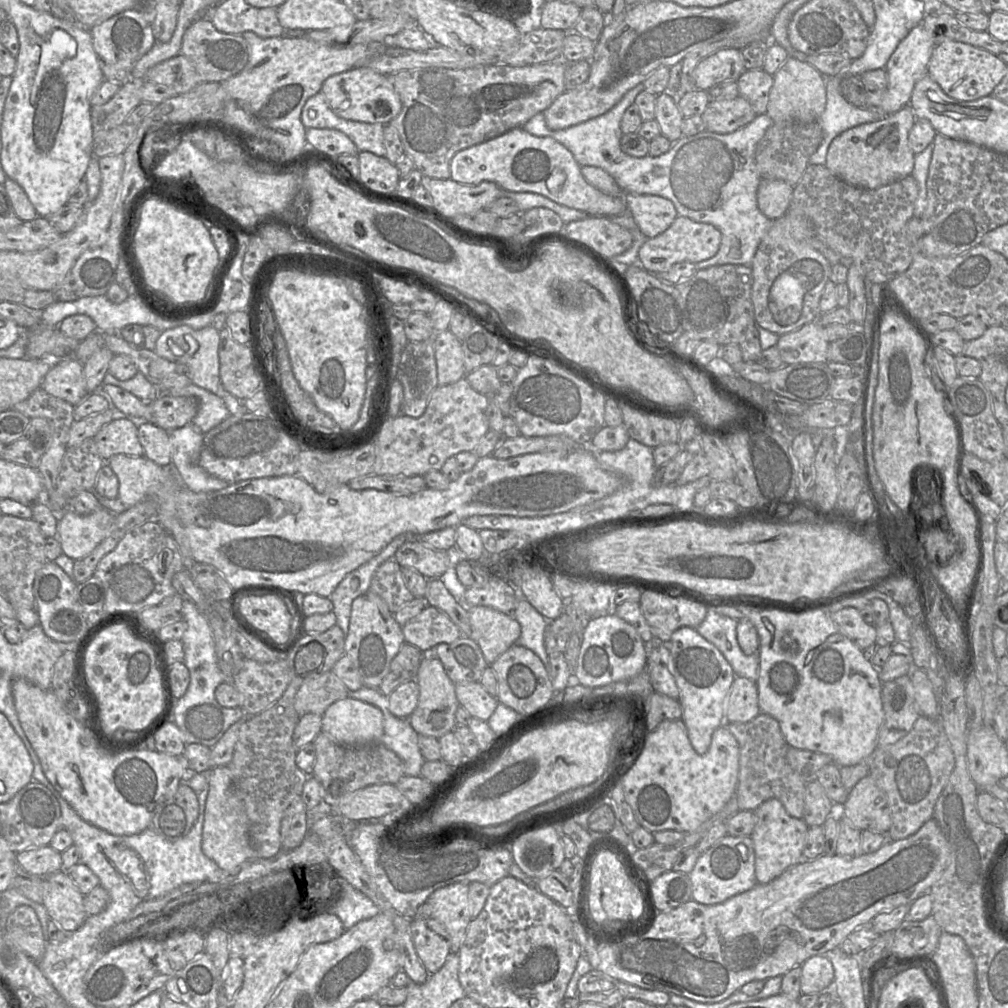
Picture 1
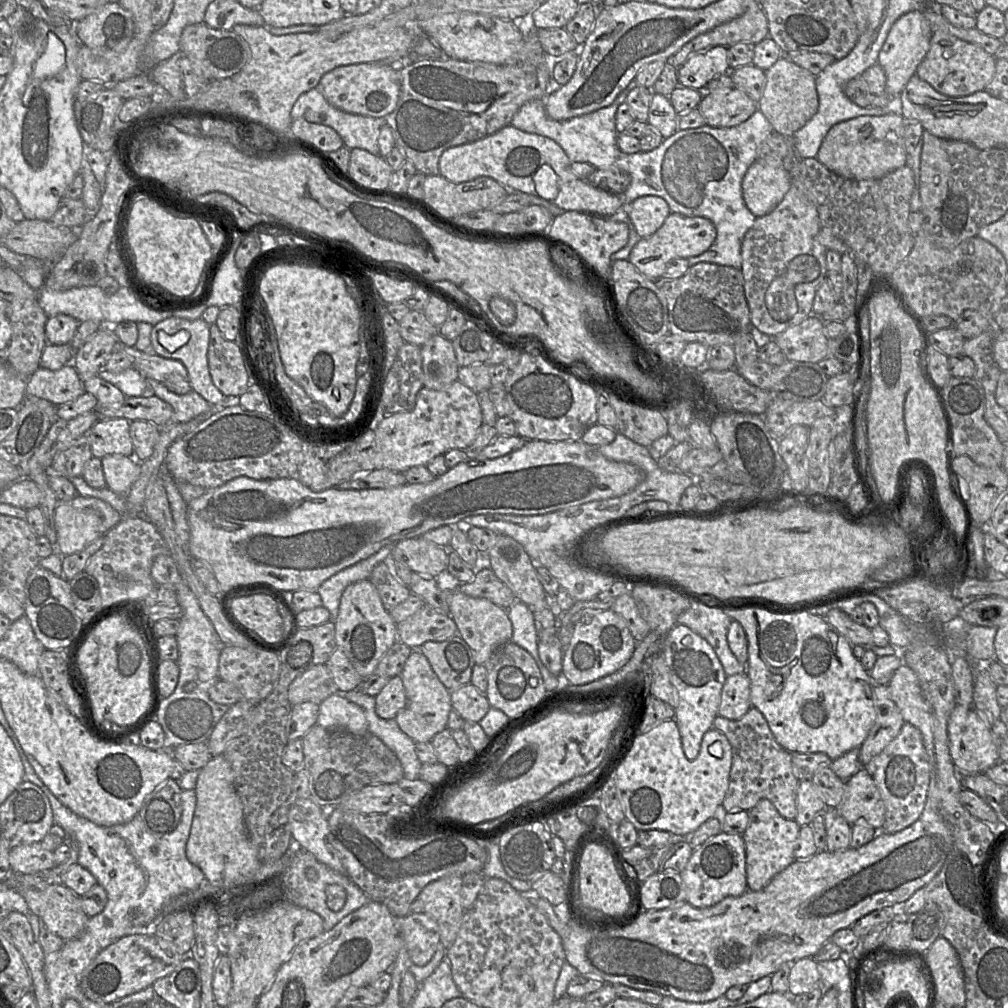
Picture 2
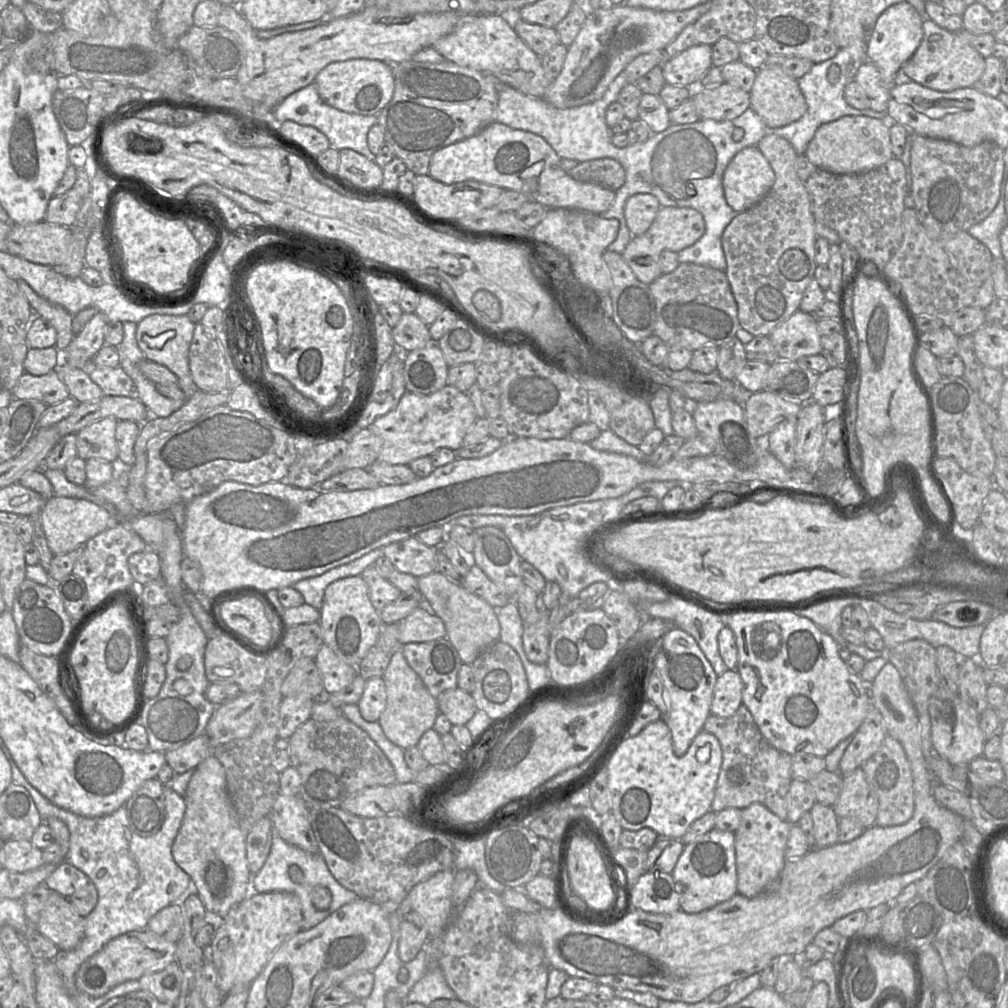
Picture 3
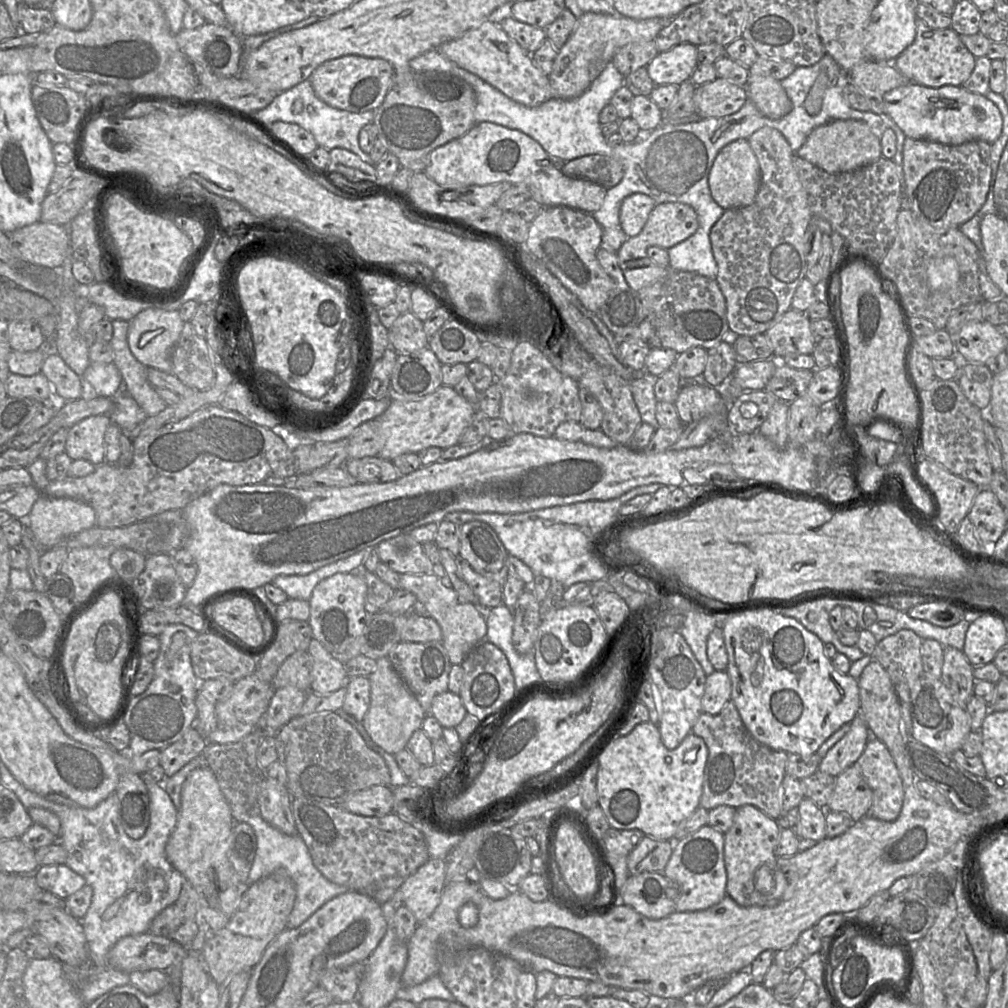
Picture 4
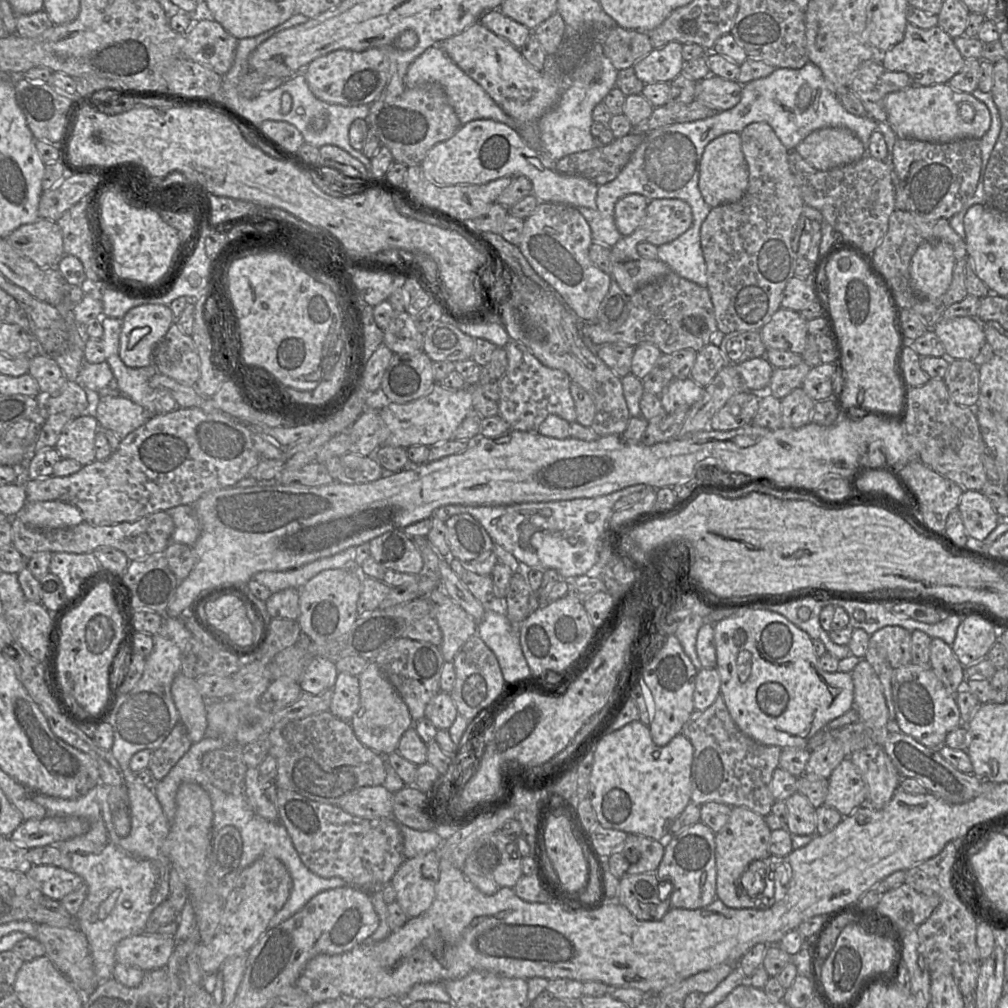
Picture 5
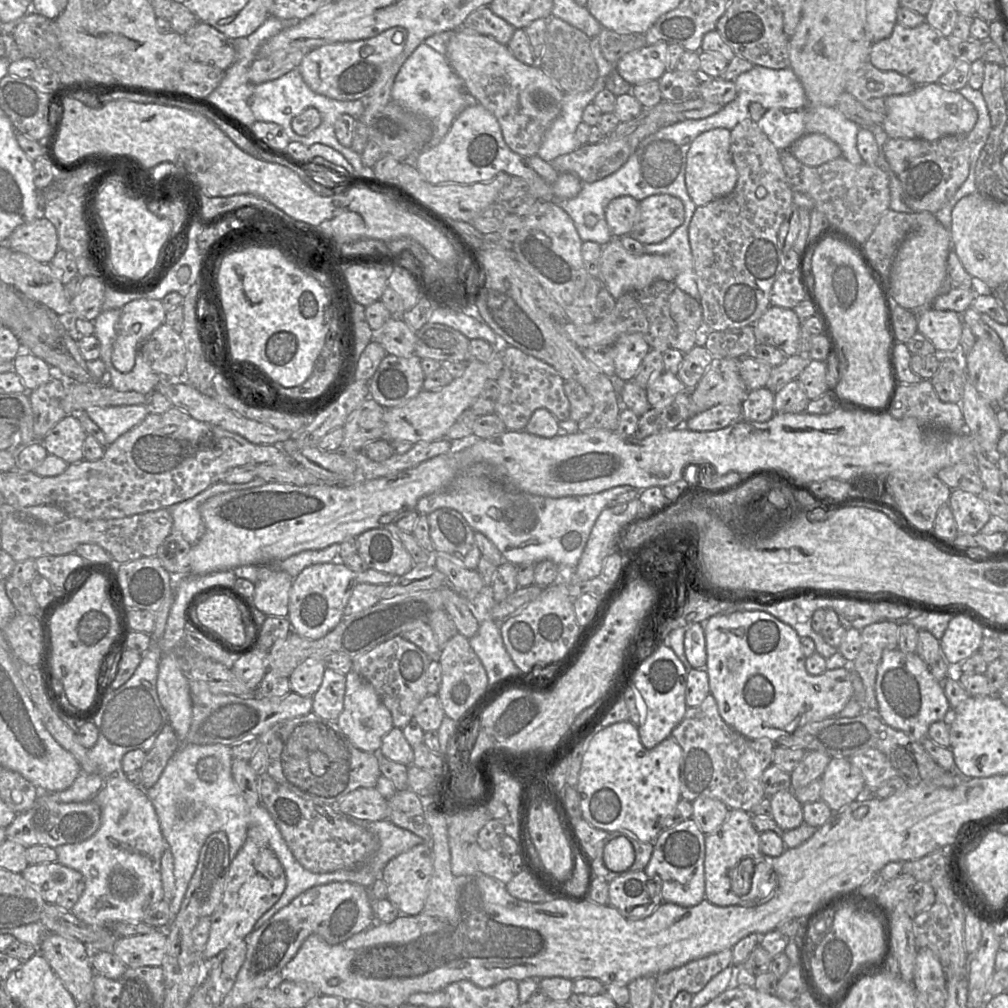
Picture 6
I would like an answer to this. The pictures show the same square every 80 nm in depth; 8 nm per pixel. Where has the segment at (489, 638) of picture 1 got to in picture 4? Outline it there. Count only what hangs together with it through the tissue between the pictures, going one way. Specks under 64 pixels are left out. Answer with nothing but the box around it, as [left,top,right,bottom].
[399,574,489,665]

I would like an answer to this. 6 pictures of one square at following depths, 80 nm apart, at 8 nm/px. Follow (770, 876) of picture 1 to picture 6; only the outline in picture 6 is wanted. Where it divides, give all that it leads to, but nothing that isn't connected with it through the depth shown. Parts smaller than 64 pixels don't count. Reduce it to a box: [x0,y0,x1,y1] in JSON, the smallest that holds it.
[705,809,765,907]

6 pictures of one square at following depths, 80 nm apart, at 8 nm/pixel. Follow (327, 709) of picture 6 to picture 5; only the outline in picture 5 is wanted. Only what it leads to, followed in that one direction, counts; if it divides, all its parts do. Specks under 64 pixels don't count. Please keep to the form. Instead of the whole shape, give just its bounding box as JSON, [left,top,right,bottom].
[328,672,360,721]

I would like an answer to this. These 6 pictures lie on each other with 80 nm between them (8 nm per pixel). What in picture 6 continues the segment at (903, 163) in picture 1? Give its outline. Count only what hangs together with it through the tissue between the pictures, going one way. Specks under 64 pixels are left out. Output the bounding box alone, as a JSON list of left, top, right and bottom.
[790,134,842,167]

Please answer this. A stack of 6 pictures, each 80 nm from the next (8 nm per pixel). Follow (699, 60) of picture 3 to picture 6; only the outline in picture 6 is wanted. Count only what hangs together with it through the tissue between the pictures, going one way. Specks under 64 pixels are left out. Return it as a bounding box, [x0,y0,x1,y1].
[614,43,668,86]

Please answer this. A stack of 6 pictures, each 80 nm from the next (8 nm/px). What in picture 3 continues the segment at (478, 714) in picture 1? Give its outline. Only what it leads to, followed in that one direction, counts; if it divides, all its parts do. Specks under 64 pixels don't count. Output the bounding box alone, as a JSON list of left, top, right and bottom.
[437,687,478,725]

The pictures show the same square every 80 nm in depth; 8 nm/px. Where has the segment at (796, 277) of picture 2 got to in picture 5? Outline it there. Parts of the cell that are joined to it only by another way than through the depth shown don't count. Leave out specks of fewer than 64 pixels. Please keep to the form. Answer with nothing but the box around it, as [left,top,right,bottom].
[700,122,805,334]

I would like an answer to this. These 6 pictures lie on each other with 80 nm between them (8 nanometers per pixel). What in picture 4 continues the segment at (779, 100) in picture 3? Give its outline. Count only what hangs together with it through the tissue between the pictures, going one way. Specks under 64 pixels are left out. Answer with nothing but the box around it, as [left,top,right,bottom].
[744,76,793,119]

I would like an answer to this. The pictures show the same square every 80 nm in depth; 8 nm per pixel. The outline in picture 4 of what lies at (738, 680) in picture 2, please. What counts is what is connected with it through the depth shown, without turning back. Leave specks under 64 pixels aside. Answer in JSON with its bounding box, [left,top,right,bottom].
[701,670,731,714]

